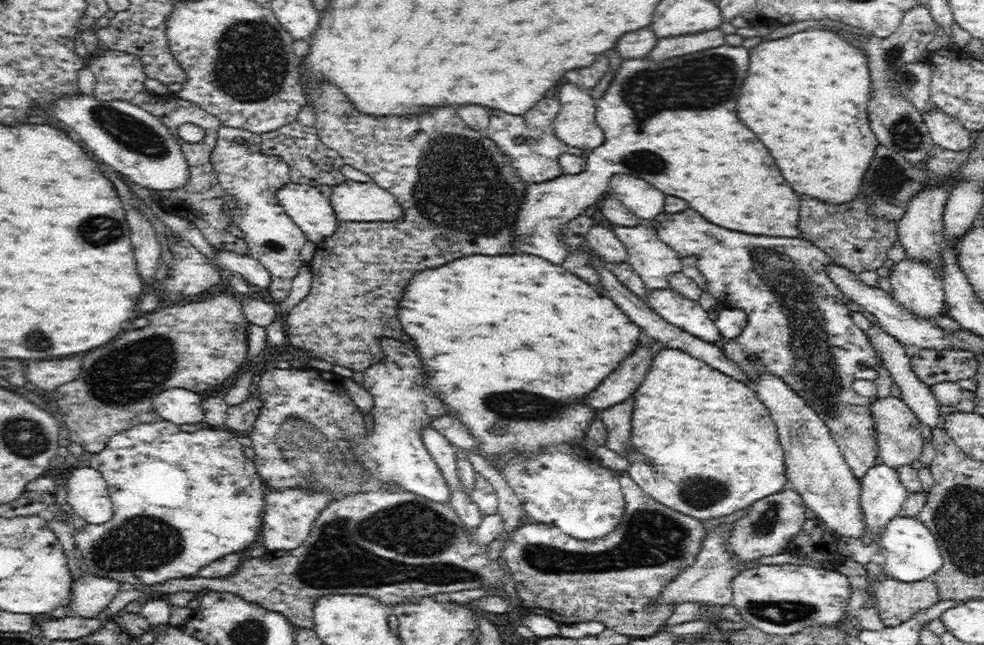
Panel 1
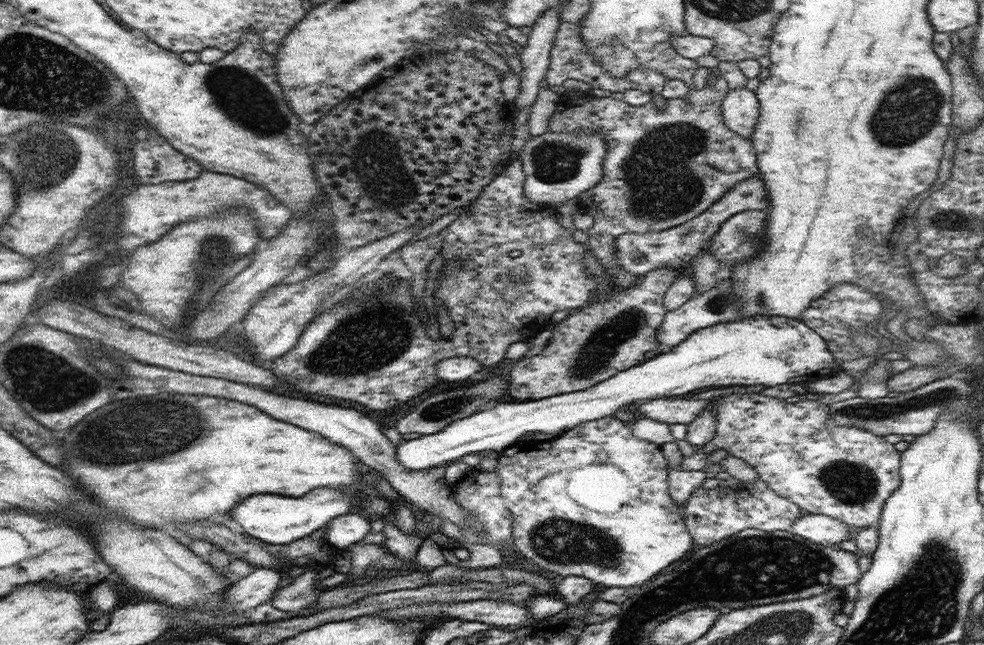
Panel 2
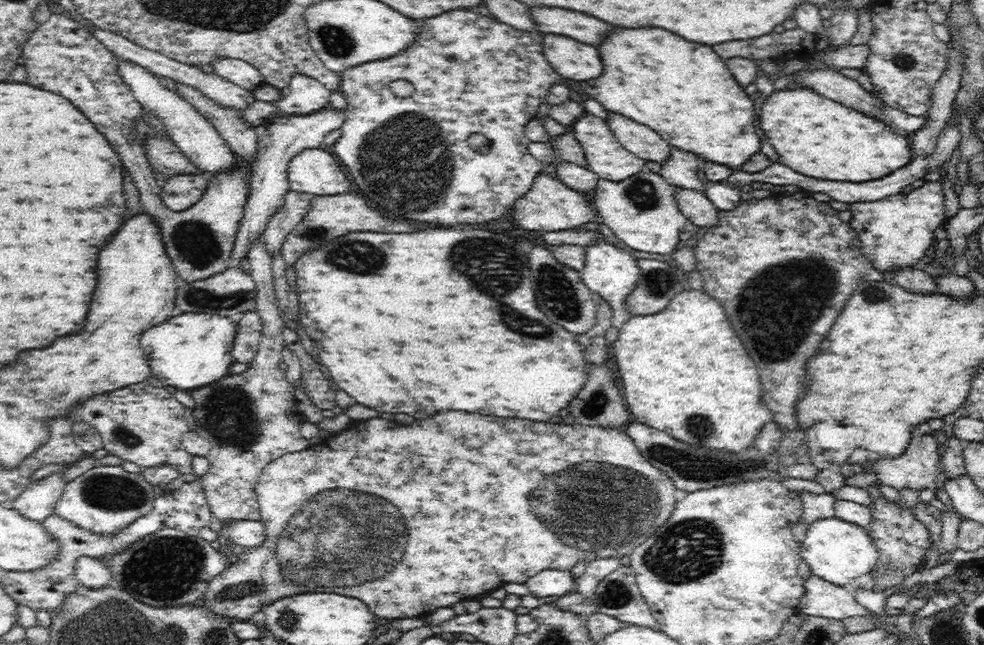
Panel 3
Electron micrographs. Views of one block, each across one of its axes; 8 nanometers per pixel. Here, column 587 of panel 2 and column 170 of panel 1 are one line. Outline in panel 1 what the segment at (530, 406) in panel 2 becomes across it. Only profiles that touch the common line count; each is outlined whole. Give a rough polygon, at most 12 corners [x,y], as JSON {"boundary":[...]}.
{"boundary":[[172,387],[154,410],[174,424],[204,421],[201,395]]}

